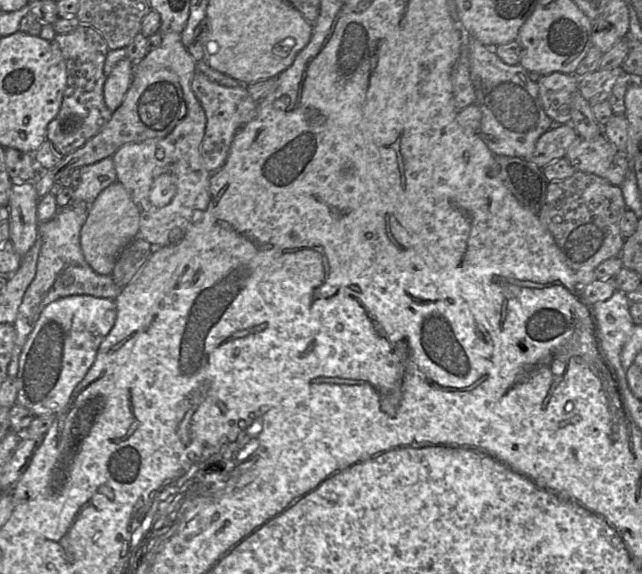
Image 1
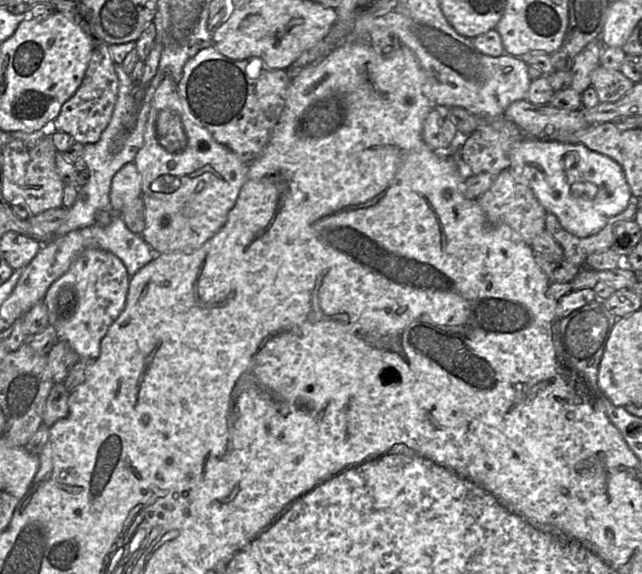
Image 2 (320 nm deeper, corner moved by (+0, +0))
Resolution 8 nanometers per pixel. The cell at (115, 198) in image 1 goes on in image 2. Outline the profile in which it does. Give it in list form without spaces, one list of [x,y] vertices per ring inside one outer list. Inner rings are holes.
[[[129,162],[122,166],[111,180],[109,193],[111,211],[120,214],[140,195],[140,175],[134,162]]]

